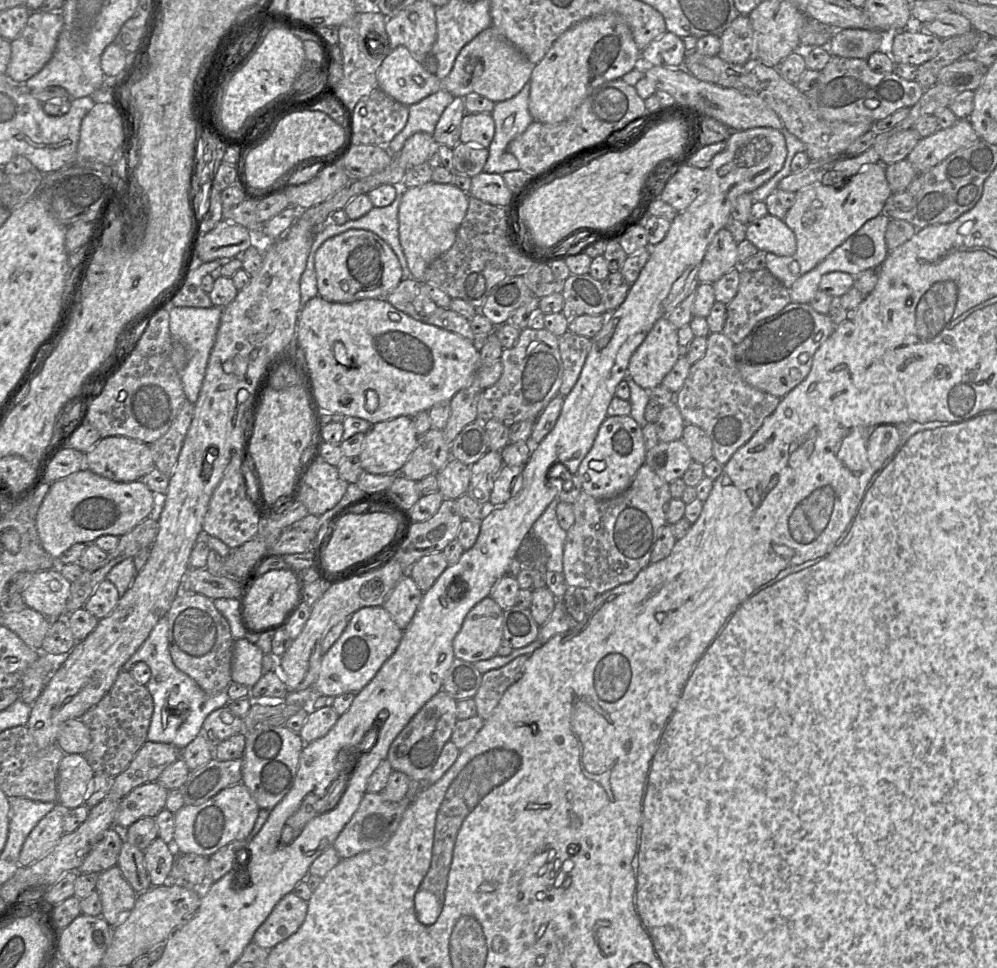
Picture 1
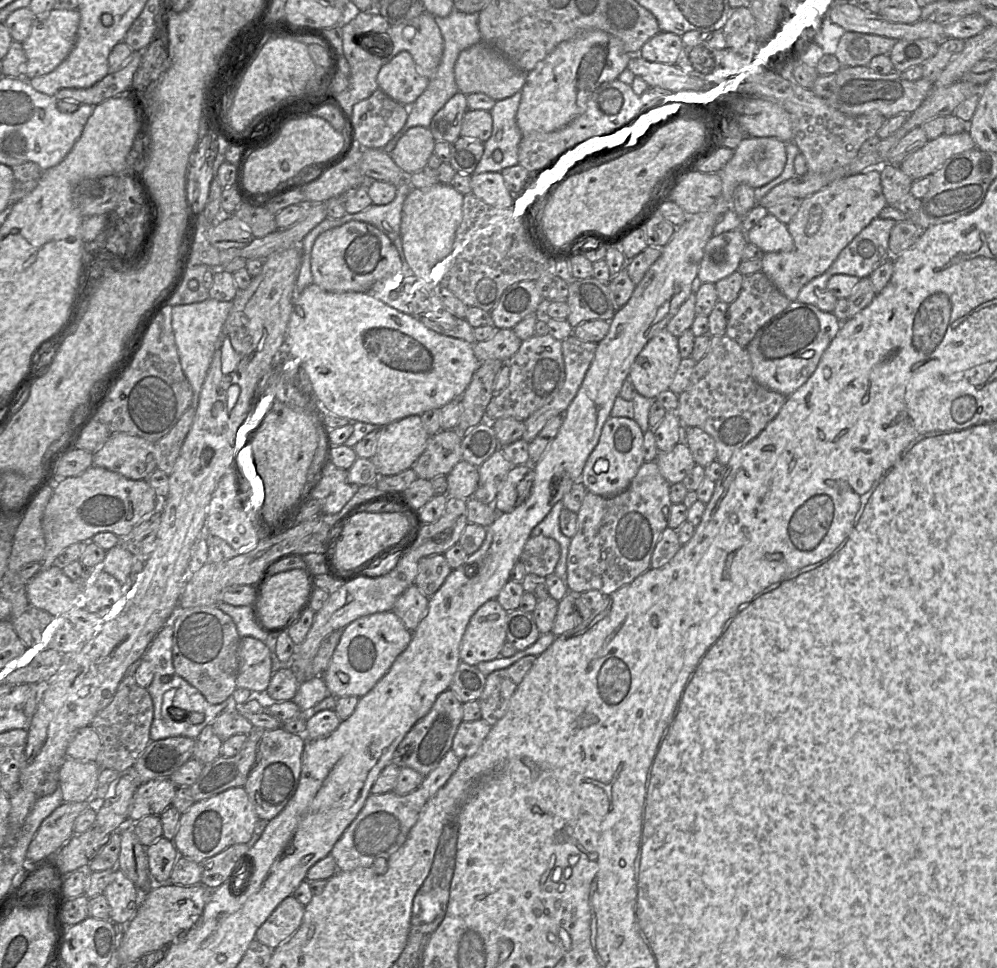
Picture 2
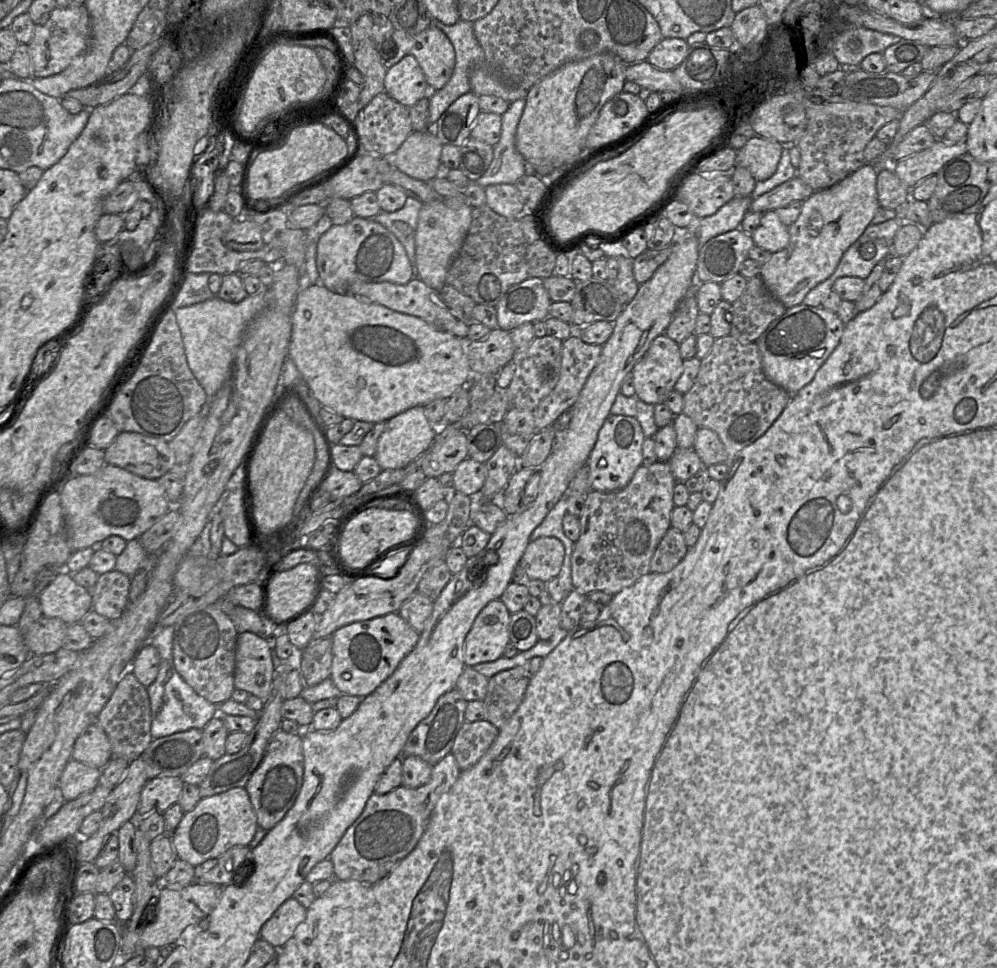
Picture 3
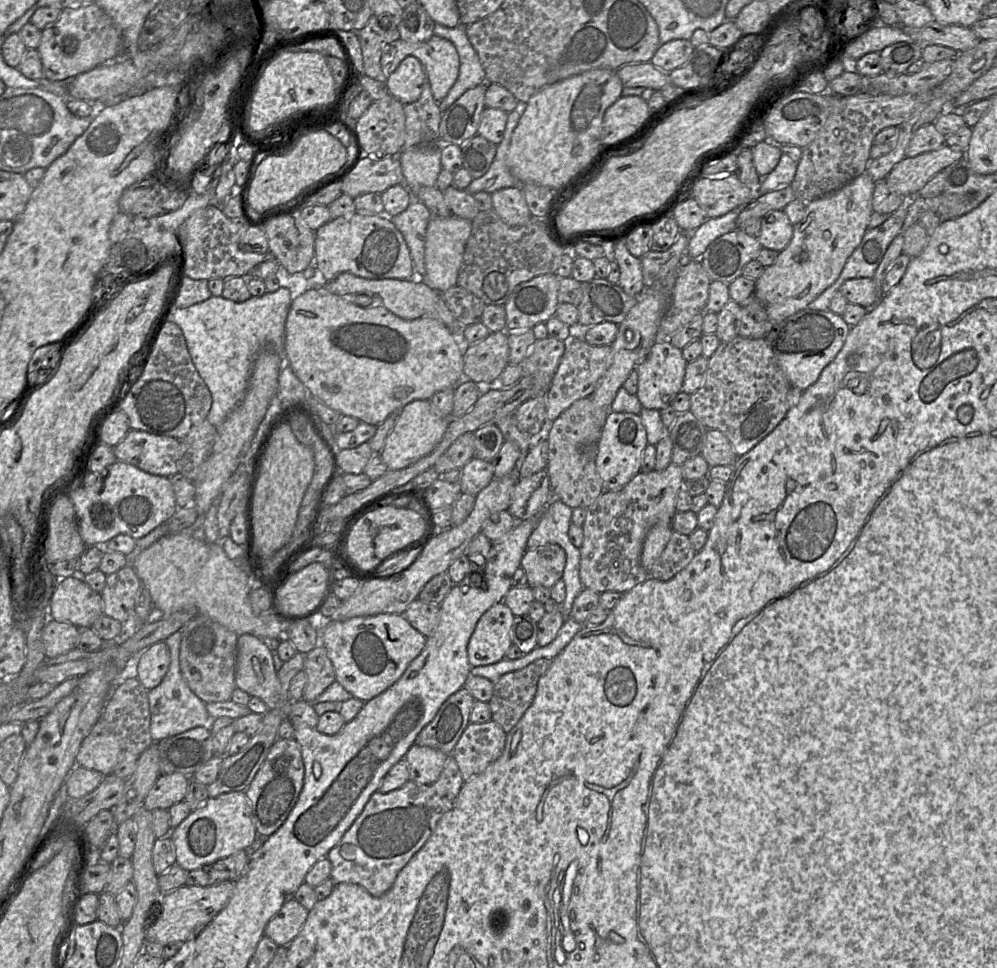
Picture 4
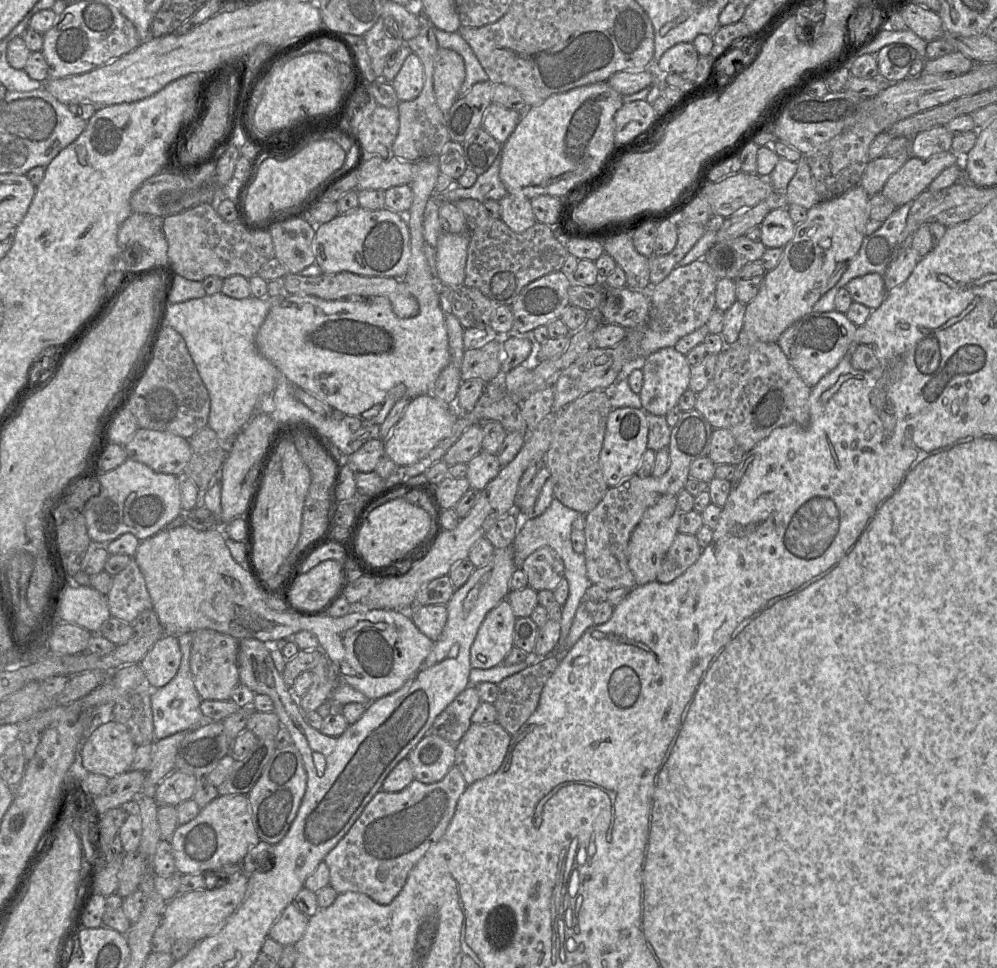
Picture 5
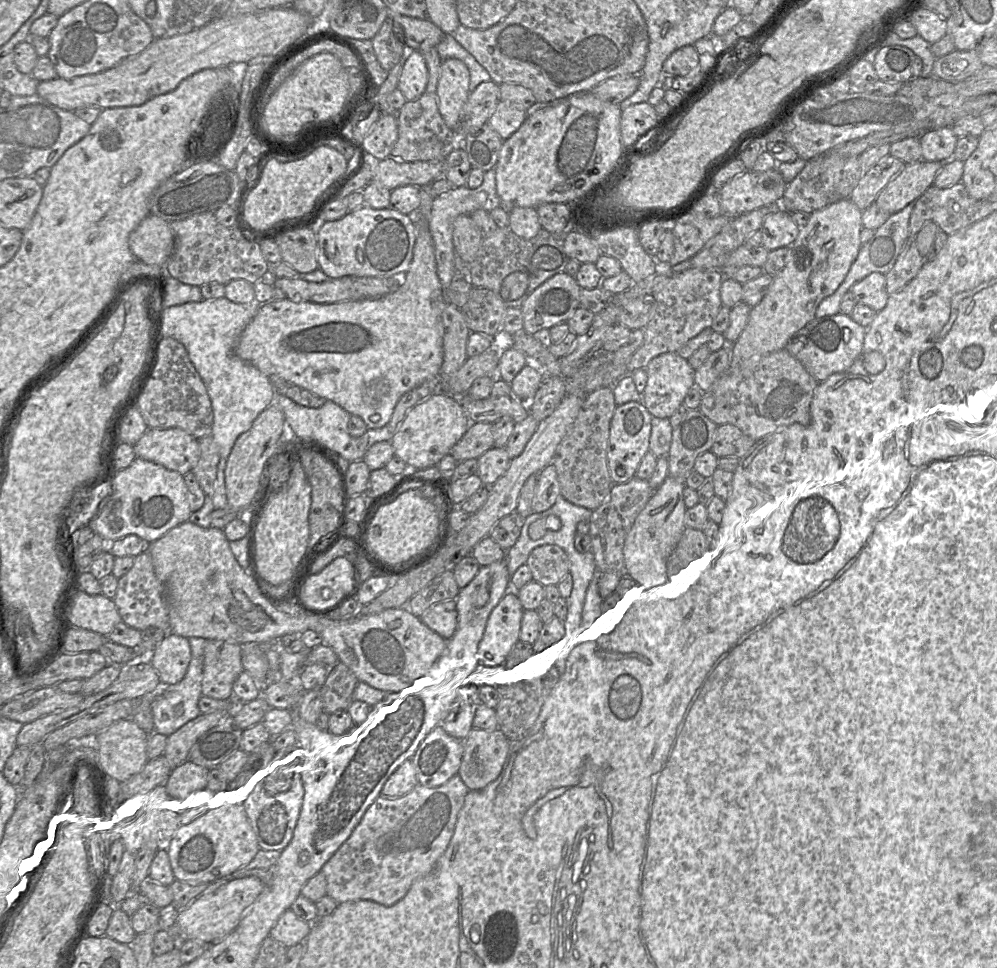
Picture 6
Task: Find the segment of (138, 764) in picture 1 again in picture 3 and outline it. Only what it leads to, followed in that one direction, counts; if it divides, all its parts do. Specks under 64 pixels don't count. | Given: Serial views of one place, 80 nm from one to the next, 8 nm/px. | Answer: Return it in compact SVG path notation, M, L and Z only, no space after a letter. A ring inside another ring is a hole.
M189 729L153 739L140 758L145 763L148 779L178 776L204 757L203 730Z

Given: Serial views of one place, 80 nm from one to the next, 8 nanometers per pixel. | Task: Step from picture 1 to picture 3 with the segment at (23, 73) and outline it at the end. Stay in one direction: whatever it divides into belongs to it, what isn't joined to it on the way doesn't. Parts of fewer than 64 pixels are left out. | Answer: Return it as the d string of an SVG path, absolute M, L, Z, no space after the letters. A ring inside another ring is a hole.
M84 5L57 7L47 16L45 24L35 24L33 37L28 44L34 77L46 78L64 71L87 49L91 31L91 18Z

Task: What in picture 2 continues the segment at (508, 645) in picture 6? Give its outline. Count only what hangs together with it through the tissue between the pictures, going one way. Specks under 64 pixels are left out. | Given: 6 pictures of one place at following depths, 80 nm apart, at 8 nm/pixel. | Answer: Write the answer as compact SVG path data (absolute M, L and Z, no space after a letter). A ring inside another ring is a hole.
M490 599L478 608L462 637L460 661L477 665L501 657L501 650L507 641L507 613L496 599Z

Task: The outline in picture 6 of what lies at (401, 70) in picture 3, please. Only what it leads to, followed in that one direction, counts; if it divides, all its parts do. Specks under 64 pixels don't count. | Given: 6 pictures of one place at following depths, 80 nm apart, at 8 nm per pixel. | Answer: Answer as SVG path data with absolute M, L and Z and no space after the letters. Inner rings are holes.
M414 51L406 60L398 81L397 89L407 101L414 101L424 93L428 81L425 58L419 51Z

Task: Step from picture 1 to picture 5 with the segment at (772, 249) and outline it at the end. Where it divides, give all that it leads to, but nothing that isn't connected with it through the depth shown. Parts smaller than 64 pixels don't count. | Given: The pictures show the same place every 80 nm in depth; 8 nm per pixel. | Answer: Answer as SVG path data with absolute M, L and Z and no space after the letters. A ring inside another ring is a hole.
M787 208L772 210L760 224L760 242L766 248L784 248L793 238L795 226Z

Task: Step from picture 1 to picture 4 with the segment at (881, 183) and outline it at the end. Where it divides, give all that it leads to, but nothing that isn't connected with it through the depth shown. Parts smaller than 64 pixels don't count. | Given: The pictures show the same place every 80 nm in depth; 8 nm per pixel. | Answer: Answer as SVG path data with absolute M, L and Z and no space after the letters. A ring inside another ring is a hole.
M866 170L835 192L815 199L806 205L803 218L793 226L790 243L779 252L774 264L766 267L756 281L754 295L764 306L769 320L777 324L808 307L839 277L847 259L859 245L868 229L873 213L872 195L875 182Z

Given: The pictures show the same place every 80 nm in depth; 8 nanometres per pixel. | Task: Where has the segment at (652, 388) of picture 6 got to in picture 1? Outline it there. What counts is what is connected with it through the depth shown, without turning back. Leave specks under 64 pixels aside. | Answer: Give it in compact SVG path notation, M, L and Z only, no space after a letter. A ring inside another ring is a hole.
M667 318L658 319L630 358L628 375L645 390L661 385L680 357L678 329Z

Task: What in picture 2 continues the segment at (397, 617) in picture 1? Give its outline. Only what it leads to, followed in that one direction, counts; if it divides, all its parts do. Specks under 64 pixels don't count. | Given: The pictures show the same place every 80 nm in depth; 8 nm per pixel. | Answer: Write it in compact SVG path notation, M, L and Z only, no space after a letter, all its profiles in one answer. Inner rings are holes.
M413 584L395 602L392 612L412 633L419 623L427 616L429 598Z

